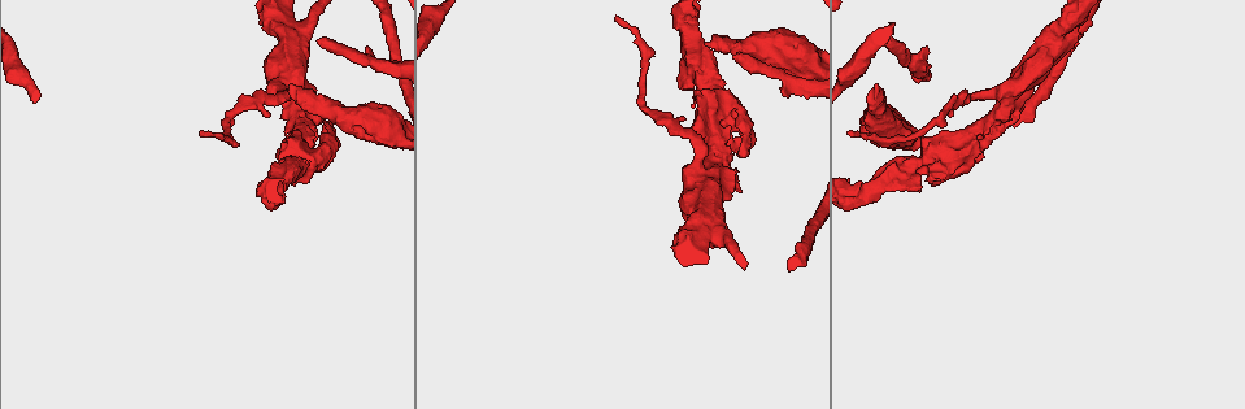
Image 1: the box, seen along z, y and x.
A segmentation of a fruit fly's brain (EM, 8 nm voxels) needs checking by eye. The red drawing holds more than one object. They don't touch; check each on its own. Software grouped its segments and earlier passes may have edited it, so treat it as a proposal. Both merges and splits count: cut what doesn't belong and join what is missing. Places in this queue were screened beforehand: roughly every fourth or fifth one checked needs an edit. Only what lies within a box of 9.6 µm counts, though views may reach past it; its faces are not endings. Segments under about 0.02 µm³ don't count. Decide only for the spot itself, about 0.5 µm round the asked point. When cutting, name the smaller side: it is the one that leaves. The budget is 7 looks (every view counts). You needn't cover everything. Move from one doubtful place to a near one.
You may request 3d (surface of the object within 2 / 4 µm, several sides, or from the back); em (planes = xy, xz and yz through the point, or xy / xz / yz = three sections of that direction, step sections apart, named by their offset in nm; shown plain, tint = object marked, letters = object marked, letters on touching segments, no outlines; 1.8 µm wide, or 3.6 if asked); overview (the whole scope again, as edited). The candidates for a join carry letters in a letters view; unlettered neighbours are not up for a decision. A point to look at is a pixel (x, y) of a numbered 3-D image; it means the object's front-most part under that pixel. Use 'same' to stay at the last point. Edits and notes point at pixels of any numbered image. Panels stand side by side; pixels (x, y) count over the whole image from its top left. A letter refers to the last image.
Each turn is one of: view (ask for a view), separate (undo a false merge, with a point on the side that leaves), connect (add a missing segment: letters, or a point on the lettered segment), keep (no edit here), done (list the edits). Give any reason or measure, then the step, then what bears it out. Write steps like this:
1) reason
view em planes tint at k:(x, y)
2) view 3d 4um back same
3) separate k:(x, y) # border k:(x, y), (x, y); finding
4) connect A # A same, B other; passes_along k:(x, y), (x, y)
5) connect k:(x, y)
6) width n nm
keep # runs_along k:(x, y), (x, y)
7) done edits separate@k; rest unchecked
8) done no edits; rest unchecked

small branch off a trunk
view em 3.6um planes letters at 1:(710, 231)

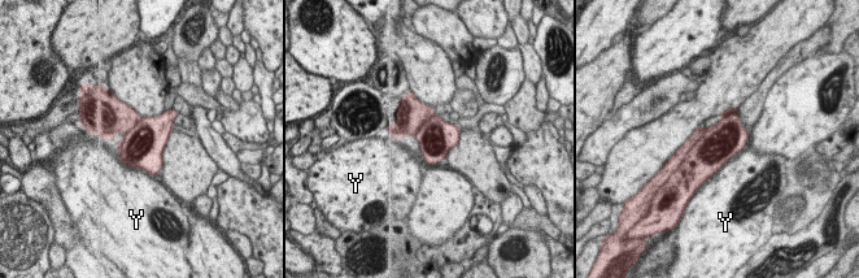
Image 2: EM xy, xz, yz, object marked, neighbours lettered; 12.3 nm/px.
width 460 nm
separate 2:(714, 150) # Y other; border 2:(714, 126), (696, 143), (683, 161); a second neuron is stuck on

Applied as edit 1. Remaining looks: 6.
an open end
view 3d 2um at 1:(316, 41)

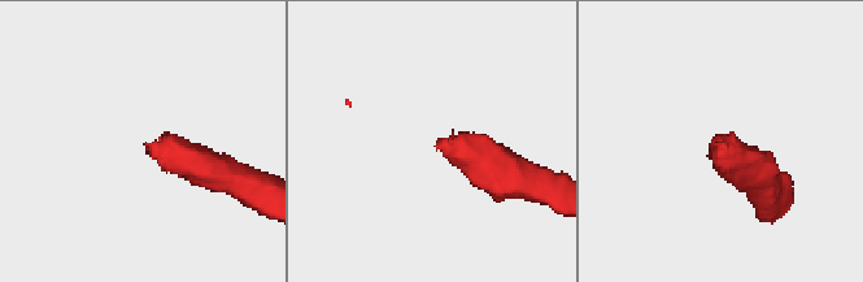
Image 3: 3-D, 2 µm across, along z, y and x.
view em yz step 8 plain at 3:(145, 146)

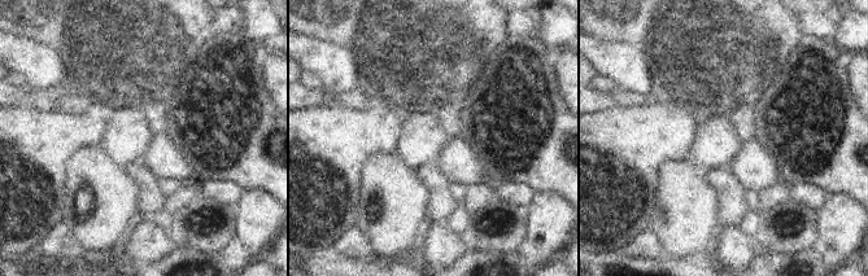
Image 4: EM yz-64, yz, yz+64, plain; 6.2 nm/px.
see the neighbours
view em yz step 8 letters same

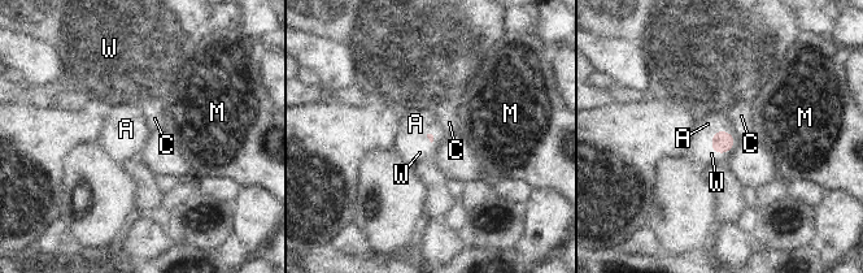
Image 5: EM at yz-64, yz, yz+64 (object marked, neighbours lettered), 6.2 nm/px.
longest_contact A 140 nm
connect A # A same, C other, M other, W other; passes_along 5:(722, 141), (713, 134), (707, 124); the neuron continues

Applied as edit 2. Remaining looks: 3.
done edits separate@2, connect@5; rest unchecked

